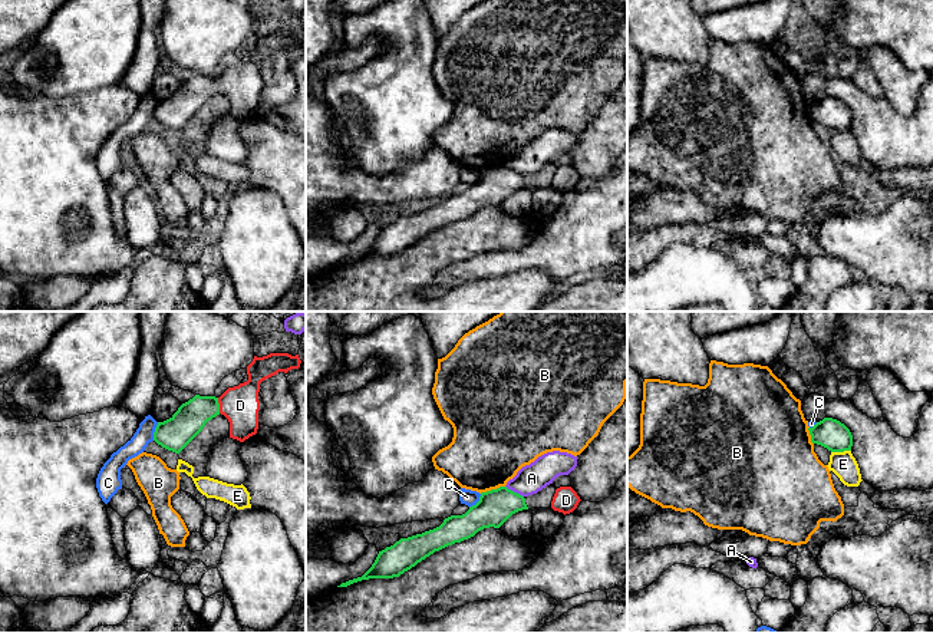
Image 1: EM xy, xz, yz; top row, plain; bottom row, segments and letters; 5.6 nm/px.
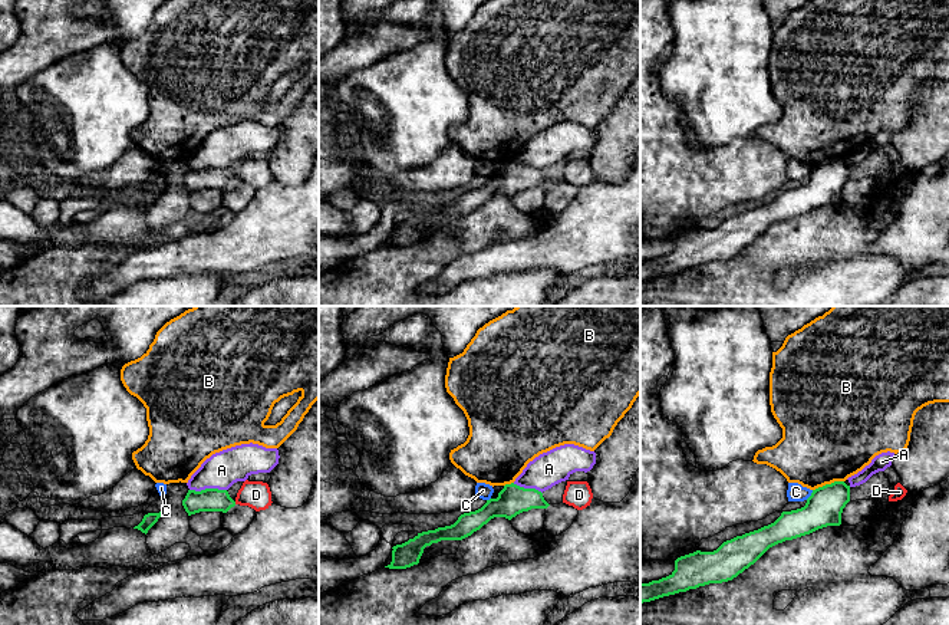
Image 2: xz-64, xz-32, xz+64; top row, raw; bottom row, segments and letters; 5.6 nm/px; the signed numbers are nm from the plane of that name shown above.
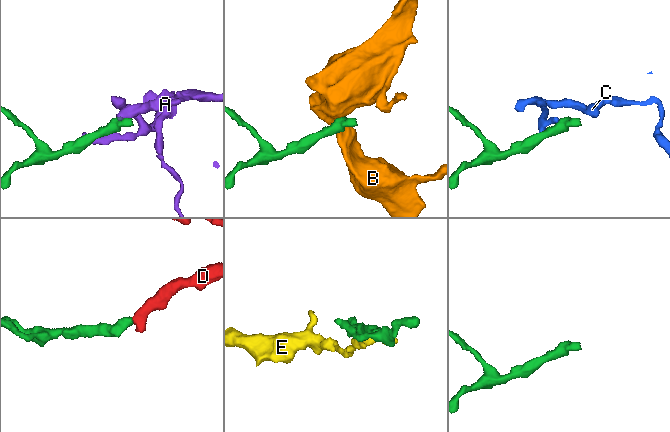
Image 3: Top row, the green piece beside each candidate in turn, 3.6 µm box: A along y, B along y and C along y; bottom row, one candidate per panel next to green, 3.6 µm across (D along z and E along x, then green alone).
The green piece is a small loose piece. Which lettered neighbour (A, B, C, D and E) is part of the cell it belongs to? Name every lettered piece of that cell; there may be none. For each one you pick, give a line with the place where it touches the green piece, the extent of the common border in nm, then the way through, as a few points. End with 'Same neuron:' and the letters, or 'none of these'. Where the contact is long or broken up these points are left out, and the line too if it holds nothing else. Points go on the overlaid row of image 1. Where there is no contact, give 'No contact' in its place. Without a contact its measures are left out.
D: Touches green at xy (218, 405). Shared border 90 nm. Path across: xy (187, 422), (200, 409), (218, 405), (240, 405)
Same neuron: D

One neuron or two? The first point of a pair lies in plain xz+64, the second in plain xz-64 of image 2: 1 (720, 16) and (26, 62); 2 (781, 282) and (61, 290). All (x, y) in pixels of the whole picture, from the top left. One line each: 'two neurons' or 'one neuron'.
1: two neurons
2: two neurons

